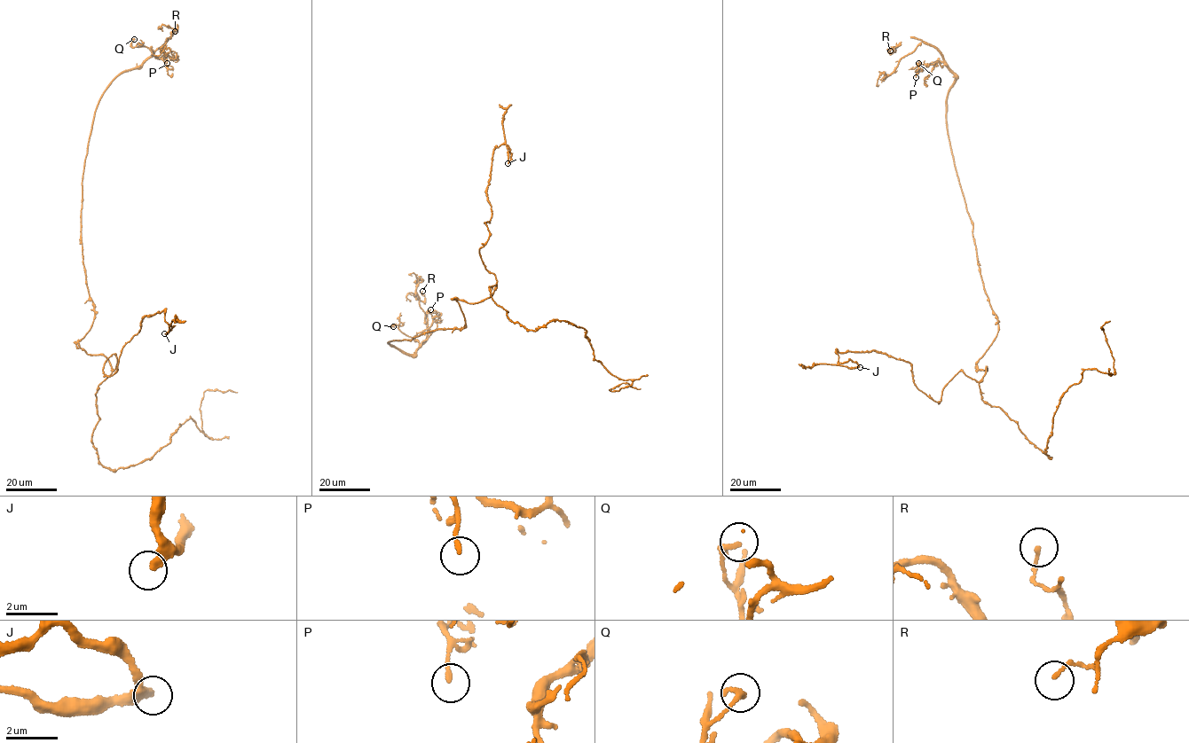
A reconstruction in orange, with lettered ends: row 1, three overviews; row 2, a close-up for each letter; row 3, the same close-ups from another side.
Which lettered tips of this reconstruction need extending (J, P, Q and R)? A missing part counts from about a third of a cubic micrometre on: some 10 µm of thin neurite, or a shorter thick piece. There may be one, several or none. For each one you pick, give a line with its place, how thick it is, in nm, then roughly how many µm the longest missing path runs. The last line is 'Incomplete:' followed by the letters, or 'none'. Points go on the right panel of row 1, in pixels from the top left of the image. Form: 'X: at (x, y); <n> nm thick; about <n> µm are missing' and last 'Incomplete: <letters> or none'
Incomplete: none

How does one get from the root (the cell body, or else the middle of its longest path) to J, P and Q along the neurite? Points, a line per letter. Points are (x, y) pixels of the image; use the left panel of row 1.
J: (84, 336), (80, 348), (114, 371), (114, 355), (109, 376), (146, 315), (165, 311), (164, 333)
P: (84, 336), (94, 309), (82, 254), (82, 185), (94, 113), (120, 74), (175, 51), (167, 63)
Q: (84, 336), (94, 309), (82, 245), (83, 166), (101, 94), (152, 54), (148, 48), (131, 46), (134, 39)

